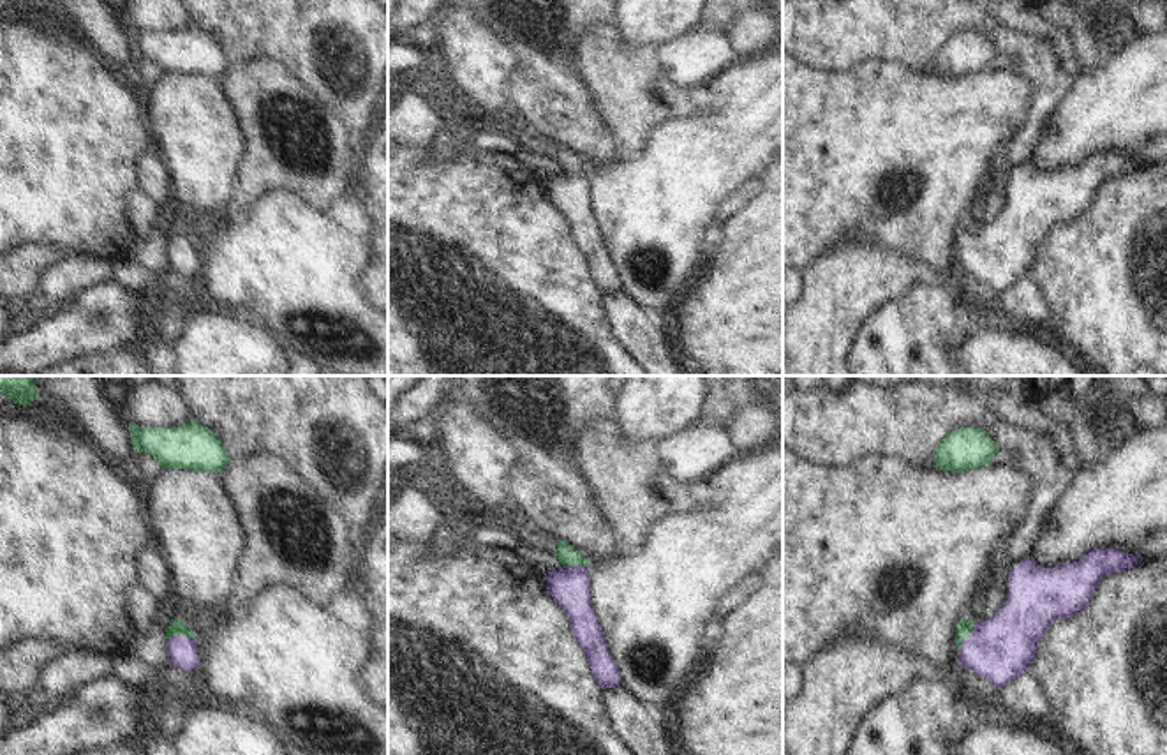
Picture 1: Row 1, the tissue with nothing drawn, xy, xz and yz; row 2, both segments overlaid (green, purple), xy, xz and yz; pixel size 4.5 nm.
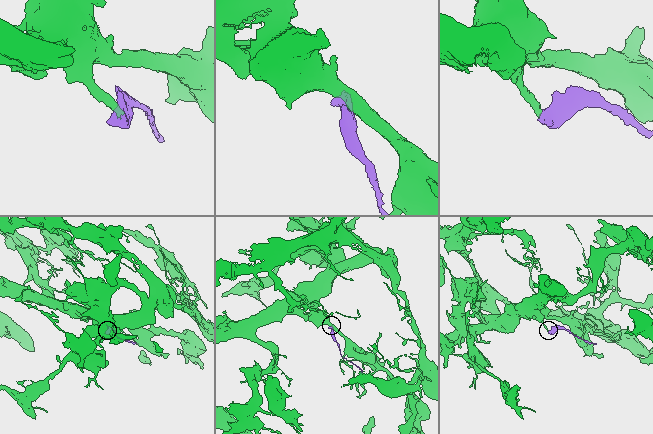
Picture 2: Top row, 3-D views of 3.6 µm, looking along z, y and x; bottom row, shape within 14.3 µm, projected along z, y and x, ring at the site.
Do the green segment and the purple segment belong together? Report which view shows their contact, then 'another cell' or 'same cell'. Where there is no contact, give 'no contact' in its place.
meets green in xy; same cell

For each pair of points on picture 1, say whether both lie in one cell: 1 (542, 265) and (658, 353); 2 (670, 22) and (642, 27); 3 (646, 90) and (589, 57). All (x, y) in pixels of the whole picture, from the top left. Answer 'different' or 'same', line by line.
1: different
2: same
3: same

